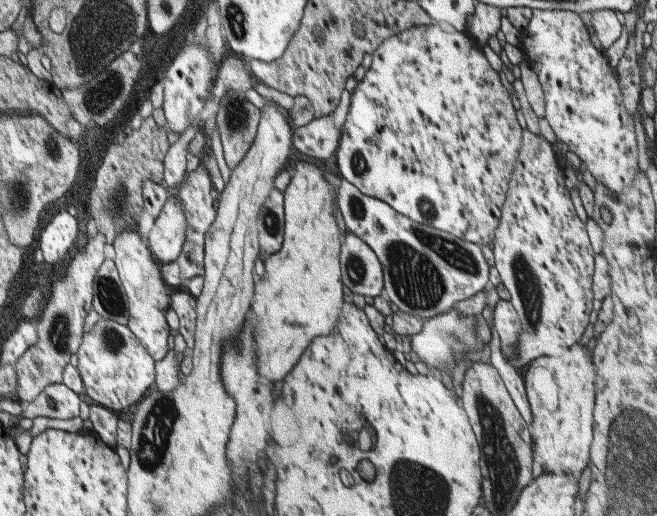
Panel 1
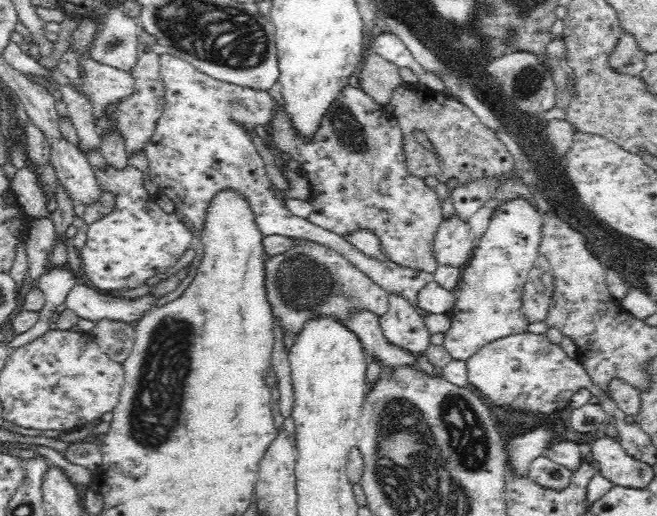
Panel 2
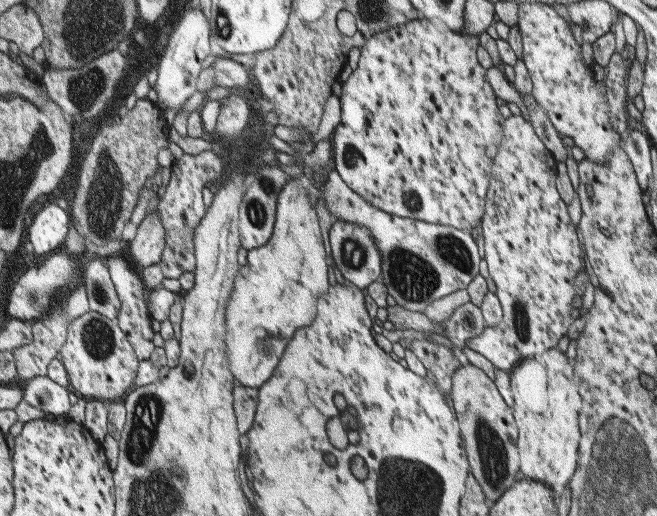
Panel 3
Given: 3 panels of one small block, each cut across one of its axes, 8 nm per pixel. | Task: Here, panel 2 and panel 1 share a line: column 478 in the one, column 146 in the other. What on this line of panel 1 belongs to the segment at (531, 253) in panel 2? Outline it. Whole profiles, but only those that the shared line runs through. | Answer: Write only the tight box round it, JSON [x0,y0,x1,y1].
[112,226,172,360]

